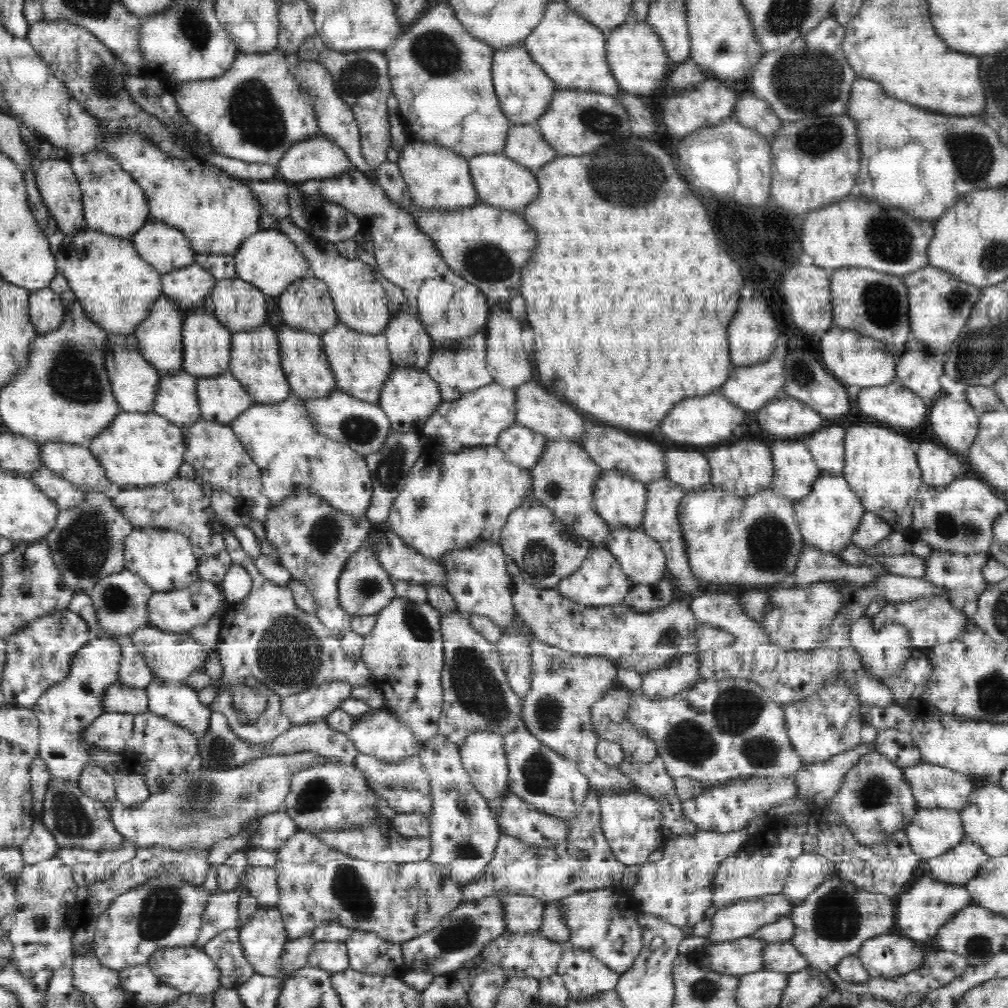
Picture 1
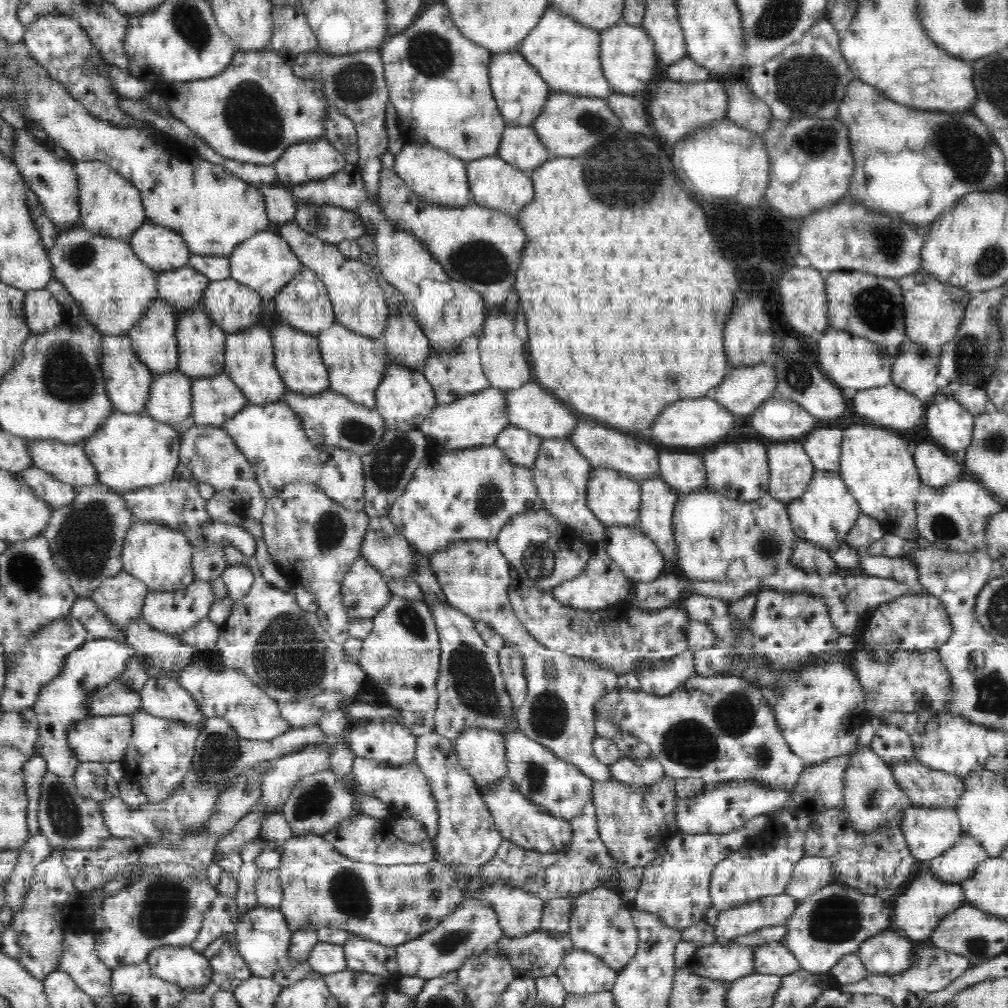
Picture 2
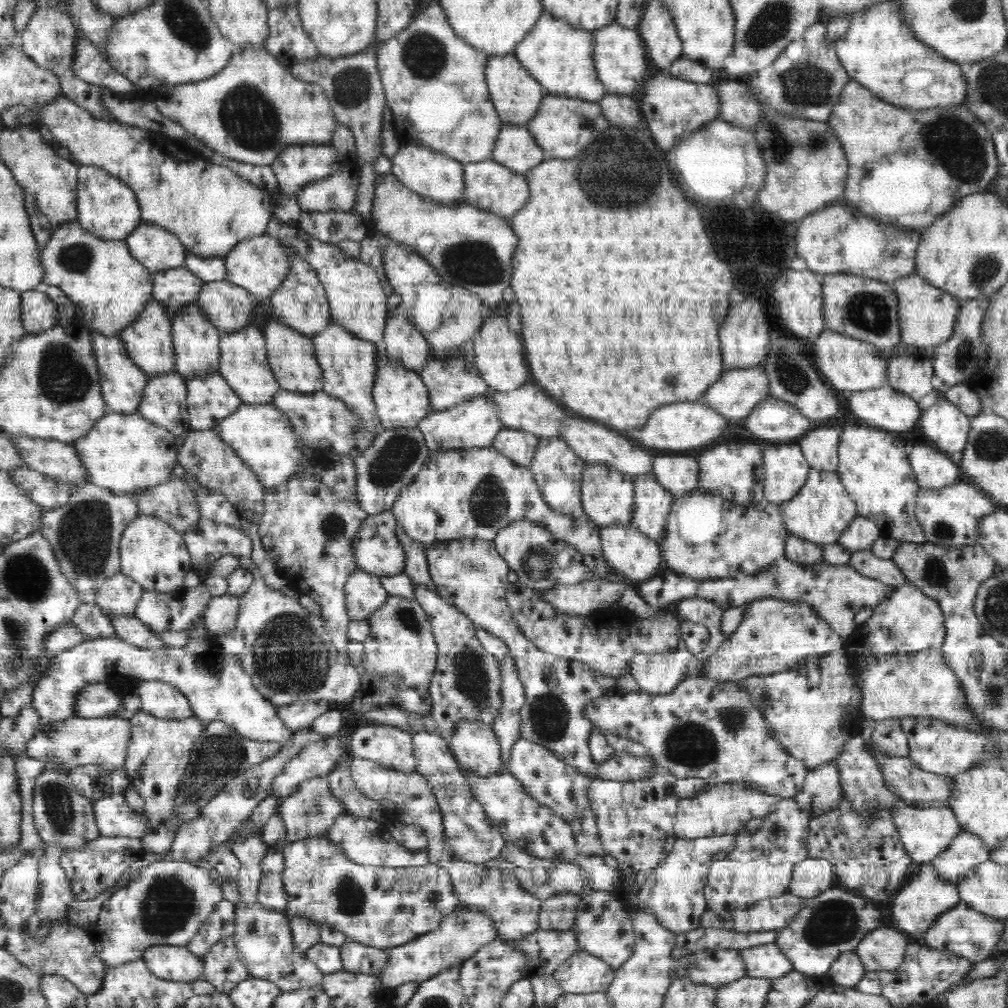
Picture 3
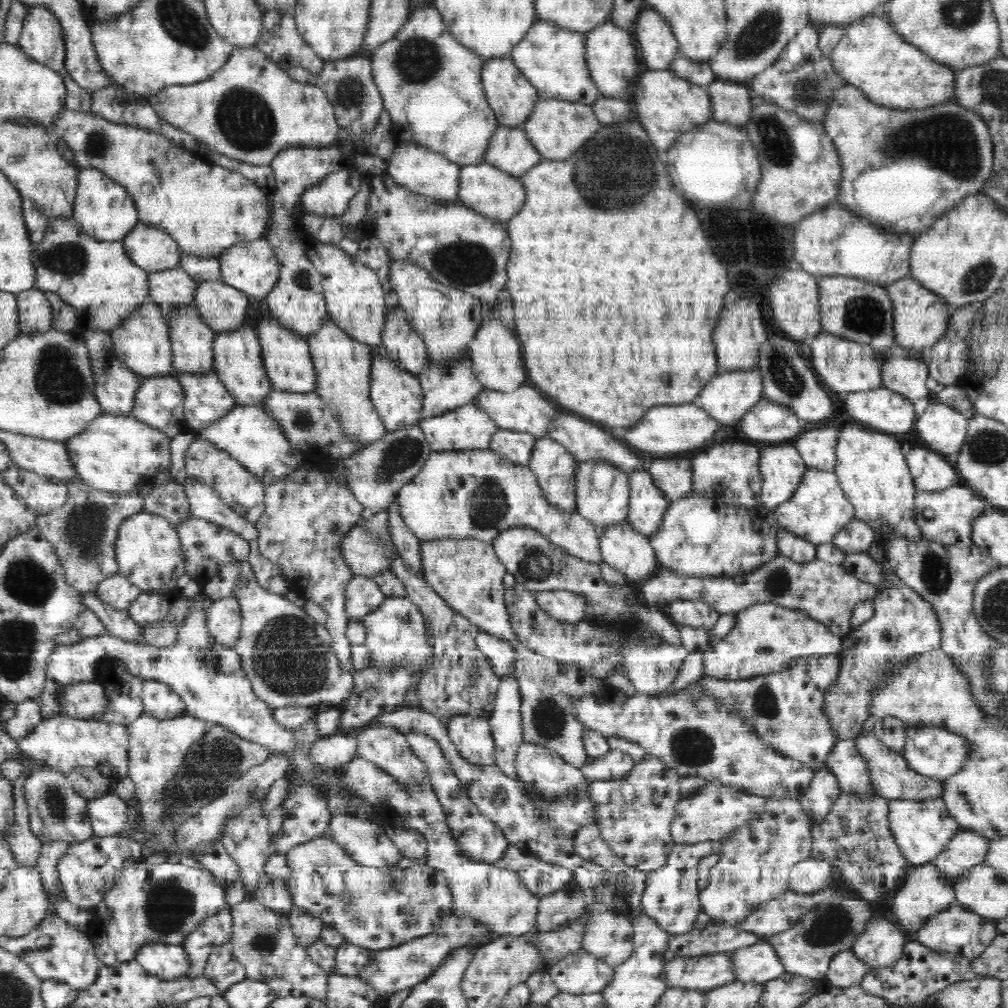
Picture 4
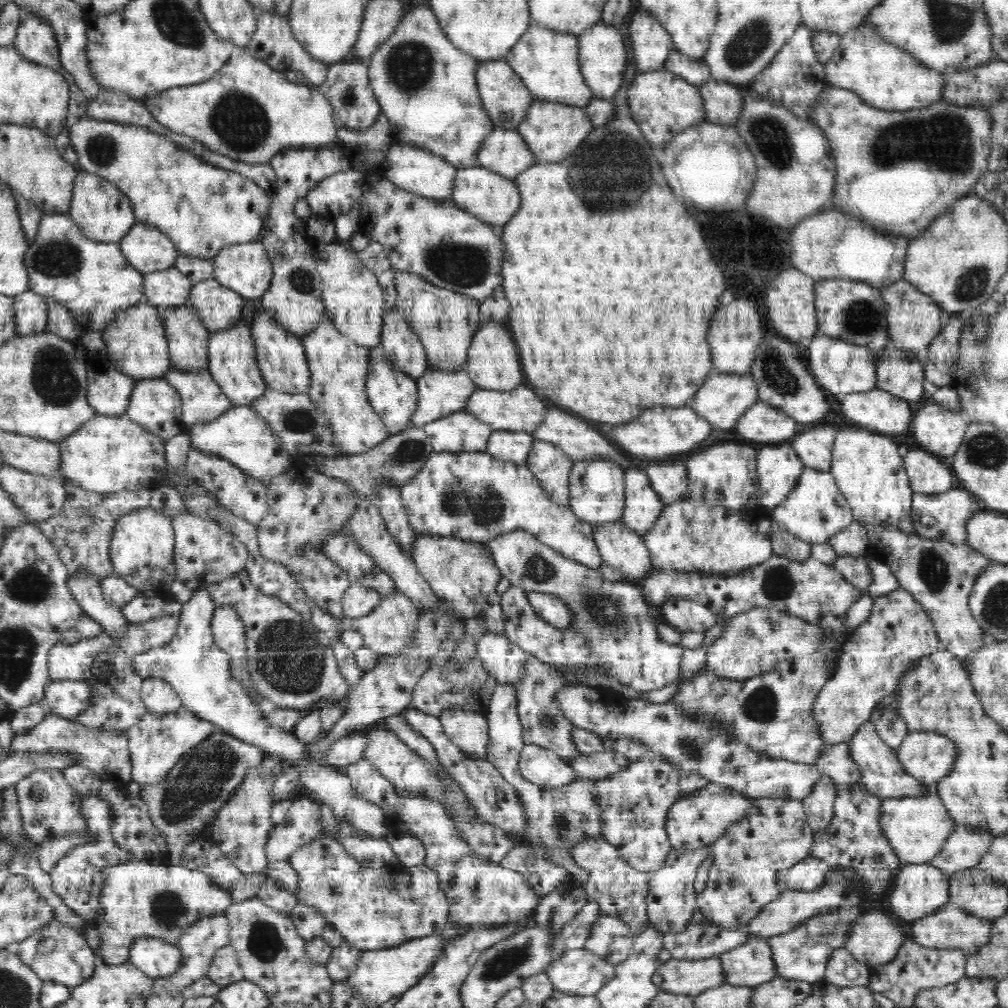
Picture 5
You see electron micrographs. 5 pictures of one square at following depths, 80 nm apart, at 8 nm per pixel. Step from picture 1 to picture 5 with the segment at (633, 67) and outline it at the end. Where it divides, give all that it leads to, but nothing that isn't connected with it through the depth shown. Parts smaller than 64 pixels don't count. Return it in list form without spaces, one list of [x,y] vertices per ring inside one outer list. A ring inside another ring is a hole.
[[[602,22],[592,25],[579,34],[578,63],[584,76],[584,83],[592,91],[593,98],[613,99],[623,83],[623,73],[627,68],[627,50],[624,45],[624,28],[608,26]]]

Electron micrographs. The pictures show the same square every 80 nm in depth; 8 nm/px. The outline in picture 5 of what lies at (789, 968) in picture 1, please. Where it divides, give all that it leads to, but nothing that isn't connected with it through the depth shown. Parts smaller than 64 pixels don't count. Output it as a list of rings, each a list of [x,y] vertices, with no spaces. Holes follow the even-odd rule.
[[[751,935],[740,946],[718,956],[726,984],[755,987],[777,977],[767,939]]]

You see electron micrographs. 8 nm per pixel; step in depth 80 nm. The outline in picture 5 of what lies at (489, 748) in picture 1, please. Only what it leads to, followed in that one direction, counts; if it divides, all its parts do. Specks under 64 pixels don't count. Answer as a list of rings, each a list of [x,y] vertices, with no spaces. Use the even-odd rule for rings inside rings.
[[[449,708],[440,713],[439,721],[446,736],[472,759],[487,758],[489,741],[487,718],[468,709]]]

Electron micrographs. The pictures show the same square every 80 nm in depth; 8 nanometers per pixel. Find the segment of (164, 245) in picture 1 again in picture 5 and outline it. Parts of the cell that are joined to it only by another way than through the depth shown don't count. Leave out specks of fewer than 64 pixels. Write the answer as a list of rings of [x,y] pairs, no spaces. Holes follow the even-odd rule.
[[[140,222],[132,225],[119,245],[124,258],[142,273],[169,269],[180,254],[166,234]]]

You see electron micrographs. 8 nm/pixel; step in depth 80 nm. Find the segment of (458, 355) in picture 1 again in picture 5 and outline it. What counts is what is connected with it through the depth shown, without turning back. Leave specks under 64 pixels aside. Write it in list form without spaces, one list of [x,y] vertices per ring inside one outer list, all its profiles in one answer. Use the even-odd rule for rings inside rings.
[[[426,370],[417,384],[417,407],[407,427],[422,428],[451,413],[463,410],[468,397],[477,389],[463,370],[430,372]]]

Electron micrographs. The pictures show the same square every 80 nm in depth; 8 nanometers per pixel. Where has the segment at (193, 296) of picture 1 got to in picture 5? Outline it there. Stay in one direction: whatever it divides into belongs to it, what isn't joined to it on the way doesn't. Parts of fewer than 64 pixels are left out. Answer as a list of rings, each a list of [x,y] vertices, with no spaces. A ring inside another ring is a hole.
[[[173,266],[163,271],[145,273],[143,302],[163,310],[184,305],[192,290],[192,281]]]

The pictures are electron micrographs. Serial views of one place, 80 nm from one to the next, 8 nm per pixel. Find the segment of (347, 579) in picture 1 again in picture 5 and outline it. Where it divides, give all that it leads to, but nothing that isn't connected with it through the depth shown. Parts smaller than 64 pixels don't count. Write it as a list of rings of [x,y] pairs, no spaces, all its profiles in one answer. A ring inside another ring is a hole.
[[[356,582],[352,583],[343,597],[342,611],[344,611],[344,618],[359,620],[361,617],[367,616],[380,604],[382,598],[382,594],[377,590],[358,585]]]

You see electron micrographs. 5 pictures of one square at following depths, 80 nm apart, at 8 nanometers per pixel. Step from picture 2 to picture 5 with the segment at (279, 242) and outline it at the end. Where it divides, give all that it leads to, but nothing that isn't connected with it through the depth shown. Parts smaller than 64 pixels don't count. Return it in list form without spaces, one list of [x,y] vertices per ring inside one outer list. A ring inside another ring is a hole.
[[[259,240],[222,247],[213,263],[213,278],[245,299],[256,300],[268,291],[273,272]]]

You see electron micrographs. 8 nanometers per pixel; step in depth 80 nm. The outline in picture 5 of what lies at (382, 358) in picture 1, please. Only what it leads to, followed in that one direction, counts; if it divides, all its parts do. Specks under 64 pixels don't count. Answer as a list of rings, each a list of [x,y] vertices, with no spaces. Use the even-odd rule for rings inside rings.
[[[328,317],[322,318],[312,332],[301,336],[301,340],[310,371],[310,386],[306,393],[317,406],[317,409],[327,416],[332,427],[333,445],[341,450],[341,454],[352,455],[368,452],[376,444],[384,442],[390,434],[386,430],[380,415],[370,406],[365,393],[365,382],[369,371],[369,347],[358,346],[351,339],[340,334],[335,324]]]

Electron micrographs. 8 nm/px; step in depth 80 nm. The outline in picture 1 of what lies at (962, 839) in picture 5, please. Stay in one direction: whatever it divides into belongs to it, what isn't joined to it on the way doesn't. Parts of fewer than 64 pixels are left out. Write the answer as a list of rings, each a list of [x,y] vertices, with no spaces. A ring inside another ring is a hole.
[[[970,839],[959,842],[940,856],[928,859],[930,876],[937,881],[965,885],[978,876],[989,856],[980,845]]]

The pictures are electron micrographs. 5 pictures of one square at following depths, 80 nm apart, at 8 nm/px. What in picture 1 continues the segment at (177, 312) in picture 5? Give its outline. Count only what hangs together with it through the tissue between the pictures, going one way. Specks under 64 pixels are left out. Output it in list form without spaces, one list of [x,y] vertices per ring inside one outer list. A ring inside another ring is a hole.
[[[201,310],[190,314],[183,319],[182,342],[183,342],[183,370],[196,377],[214,377],[228,371],[231,341],[234,332],[228,330],[212,314]]]

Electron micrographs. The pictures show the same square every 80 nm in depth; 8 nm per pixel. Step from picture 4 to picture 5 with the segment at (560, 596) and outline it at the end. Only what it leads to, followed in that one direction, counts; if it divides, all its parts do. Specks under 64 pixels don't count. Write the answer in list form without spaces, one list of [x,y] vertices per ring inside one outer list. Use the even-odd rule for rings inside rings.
[[[527,593],[526,597],[528,603],[532,605],[532,611],[548,624],[564,629],[573,621],[570,609],[560,598],[545,593]]]

